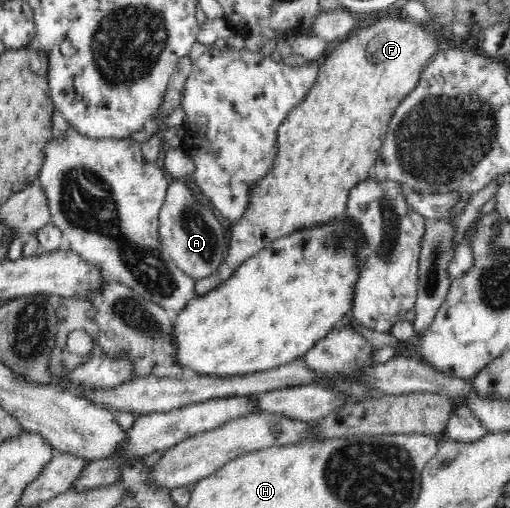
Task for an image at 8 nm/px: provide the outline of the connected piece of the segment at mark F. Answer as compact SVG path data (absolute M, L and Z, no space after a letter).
M385 18L381 22L373 22L373 26L358 27L328 49L323 60L319 61L315 84L277 129L277 156L274 158L273 170L250 190L249 205L241 218L230 225L227 258L213 274L196 280L195 297L215 290L245 259L251 258L275 239L289 237L313 226L325 226L344 216L349 190L357 186L358 182L365 182L373 173L394 110L401 99L414 89L421 70L439 50L439 38L441 35L437 36L433 32L431 35L417 22Z

